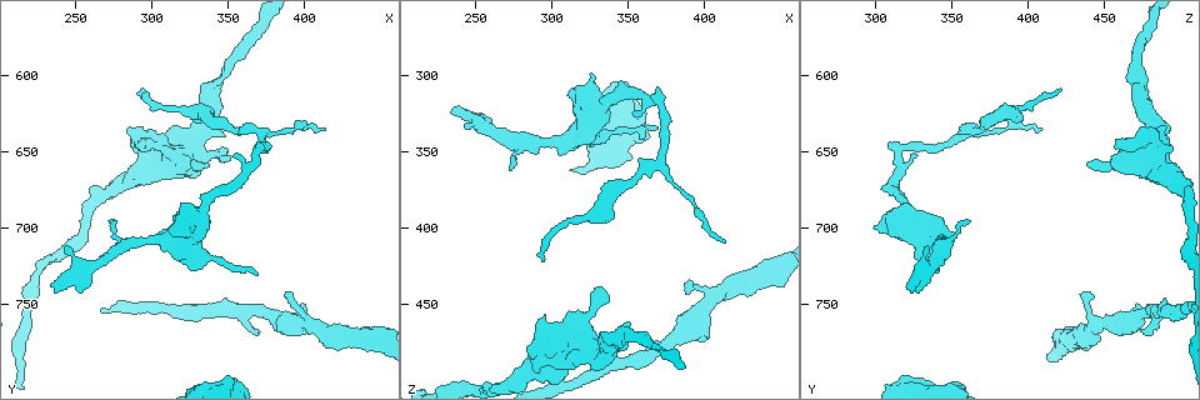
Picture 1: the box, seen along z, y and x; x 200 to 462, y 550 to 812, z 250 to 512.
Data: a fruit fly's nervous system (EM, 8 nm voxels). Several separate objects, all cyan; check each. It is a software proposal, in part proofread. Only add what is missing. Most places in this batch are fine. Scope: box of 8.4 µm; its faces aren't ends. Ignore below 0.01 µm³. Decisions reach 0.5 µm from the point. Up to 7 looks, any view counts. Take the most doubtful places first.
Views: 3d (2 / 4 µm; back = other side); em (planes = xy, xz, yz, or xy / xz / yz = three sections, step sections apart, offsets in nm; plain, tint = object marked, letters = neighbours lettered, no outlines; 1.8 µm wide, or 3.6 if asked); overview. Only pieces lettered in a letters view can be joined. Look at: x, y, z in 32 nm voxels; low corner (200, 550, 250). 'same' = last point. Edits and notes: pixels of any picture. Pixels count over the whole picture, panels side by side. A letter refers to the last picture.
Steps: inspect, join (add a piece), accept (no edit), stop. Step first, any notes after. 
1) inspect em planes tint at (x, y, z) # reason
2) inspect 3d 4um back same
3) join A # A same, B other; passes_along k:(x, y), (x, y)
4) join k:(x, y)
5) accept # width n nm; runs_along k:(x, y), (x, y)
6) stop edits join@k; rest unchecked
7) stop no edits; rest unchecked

inspect em planes letters at (372, 768, 482) # an open end

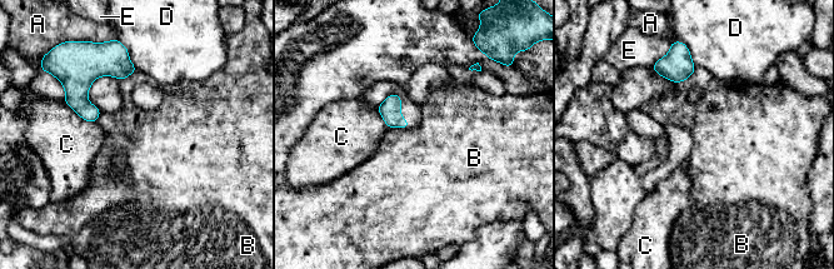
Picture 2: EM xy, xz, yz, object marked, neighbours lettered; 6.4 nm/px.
accept # A other, B other, C other, D other, E other; border 2:(388, 126), (408, 128); no lettered piece goes on from it

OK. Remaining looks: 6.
inspect em yz step 16 tint at (316, 620, 394) # thick turns thin

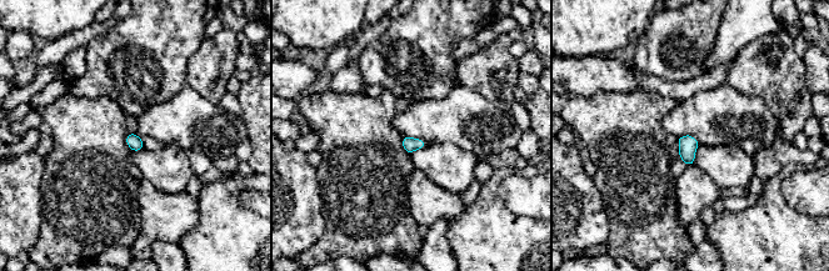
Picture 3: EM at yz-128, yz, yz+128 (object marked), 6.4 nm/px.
inspect em planes letters same # cut it another way

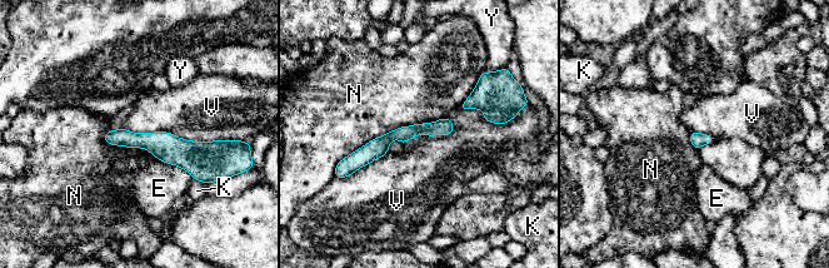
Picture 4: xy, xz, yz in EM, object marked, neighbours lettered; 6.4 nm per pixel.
accept # width 90 nm; E other, K other, N other, V other, Y other; border 4:(123, 127), (225, 140); no lettered piece goes on from it

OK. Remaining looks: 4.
inspect em xy step 4 tint at (296, 646, 456) # free end

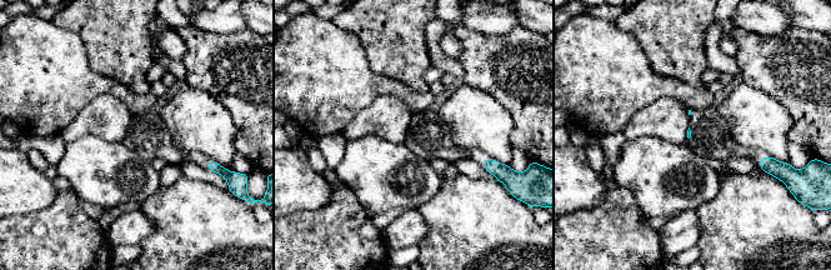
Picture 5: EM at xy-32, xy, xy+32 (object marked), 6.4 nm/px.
inspect em planes letters same # cut it another way

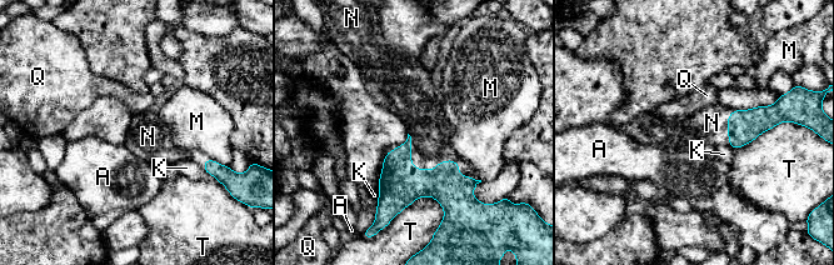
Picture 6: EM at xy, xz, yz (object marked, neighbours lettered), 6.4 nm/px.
join N # longest_contact T 340 nm; A other, K other, M other, N same, Q other, T other; passes_along 6:(400, 184), (414, 166), (428, 130); it goes on there

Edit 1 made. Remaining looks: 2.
stop edits join@6; rest unchecked

